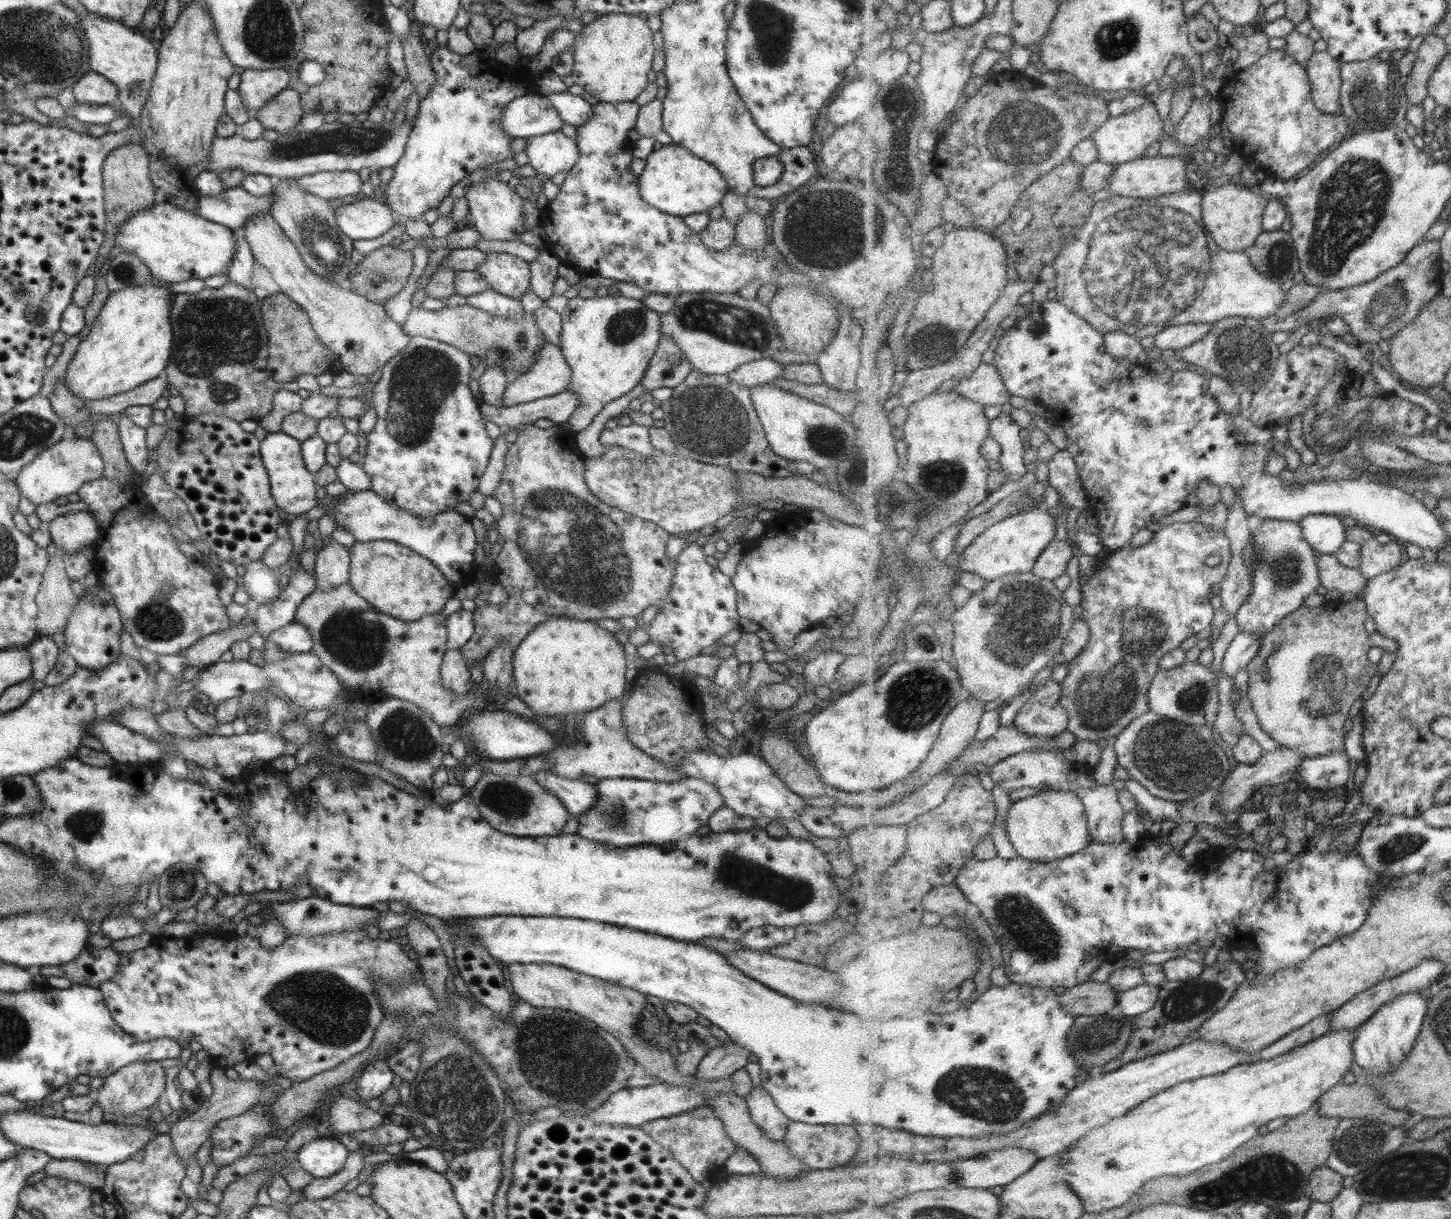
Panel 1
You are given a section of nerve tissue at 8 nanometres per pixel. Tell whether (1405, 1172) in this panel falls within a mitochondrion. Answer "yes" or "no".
yes

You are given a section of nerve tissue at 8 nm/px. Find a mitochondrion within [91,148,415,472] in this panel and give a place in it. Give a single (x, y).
(214, 334)

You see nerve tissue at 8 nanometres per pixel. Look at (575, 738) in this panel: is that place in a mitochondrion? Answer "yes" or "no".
yes

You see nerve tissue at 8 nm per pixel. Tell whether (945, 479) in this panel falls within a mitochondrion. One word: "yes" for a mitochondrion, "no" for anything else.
yes

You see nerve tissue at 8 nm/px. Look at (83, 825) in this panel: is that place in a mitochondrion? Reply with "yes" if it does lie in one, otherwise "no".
yes

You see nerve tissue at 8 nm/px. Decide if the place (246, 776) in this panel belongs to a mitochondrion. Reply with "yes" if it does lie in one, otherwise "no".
no

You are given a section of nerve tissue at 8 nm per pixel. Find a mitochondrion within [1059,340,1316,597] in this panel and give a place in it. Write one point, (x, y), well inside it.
(1285, 568)

